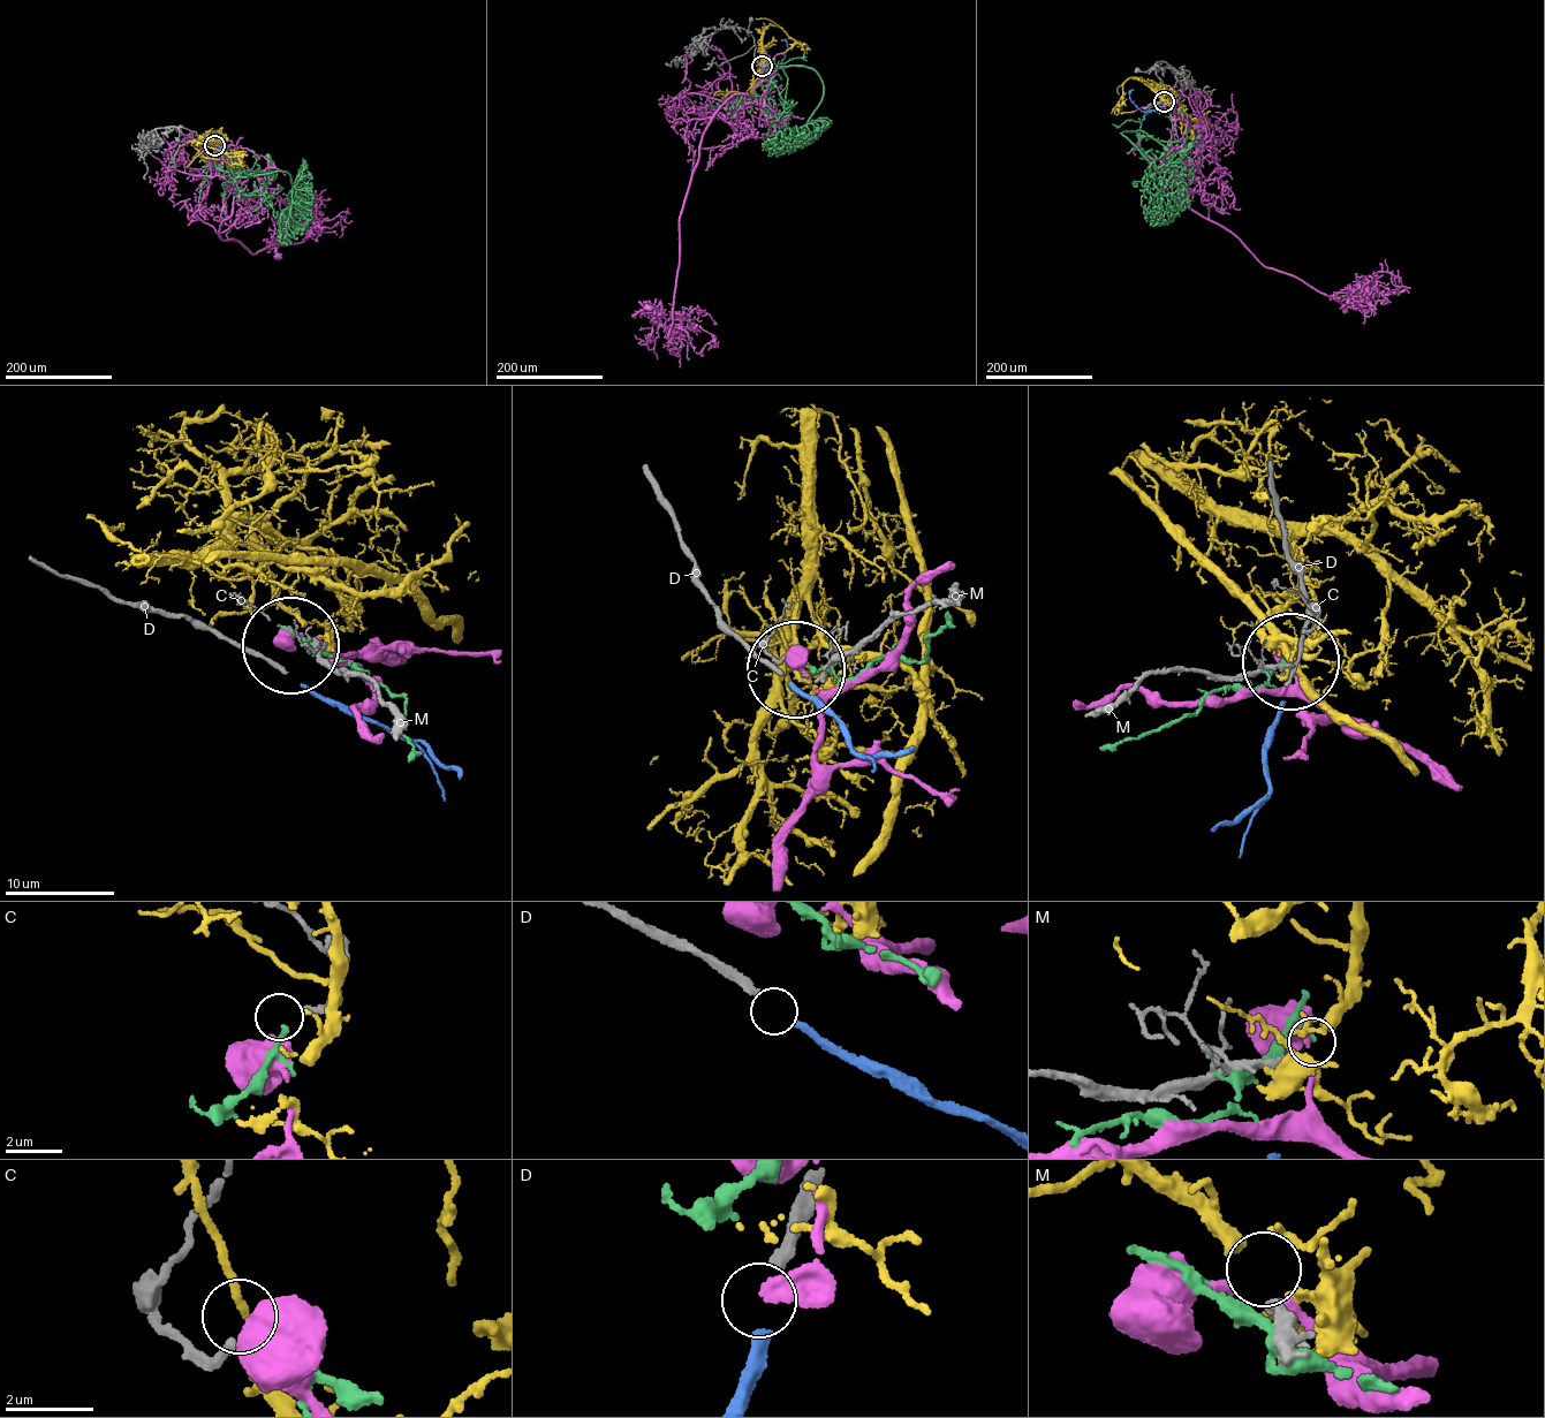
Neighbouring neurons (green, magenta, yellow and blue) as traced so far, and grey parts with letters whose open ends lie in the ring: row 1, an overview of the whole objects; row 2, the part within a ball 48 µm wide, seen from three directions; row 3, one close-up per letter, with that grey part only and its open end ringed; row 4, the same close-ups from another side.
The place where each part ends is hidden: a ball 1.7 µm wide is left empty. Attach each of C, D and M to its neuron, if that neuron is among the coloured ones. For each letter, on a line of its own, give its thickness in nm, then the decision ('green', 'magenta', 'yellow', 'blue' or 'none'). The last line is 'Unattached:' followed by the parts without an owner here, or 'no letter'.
C: calibre 200 nm; green
D: calibre 280 nm; blue
M: calibre 200 nm; yellow
Unattached: no letter

